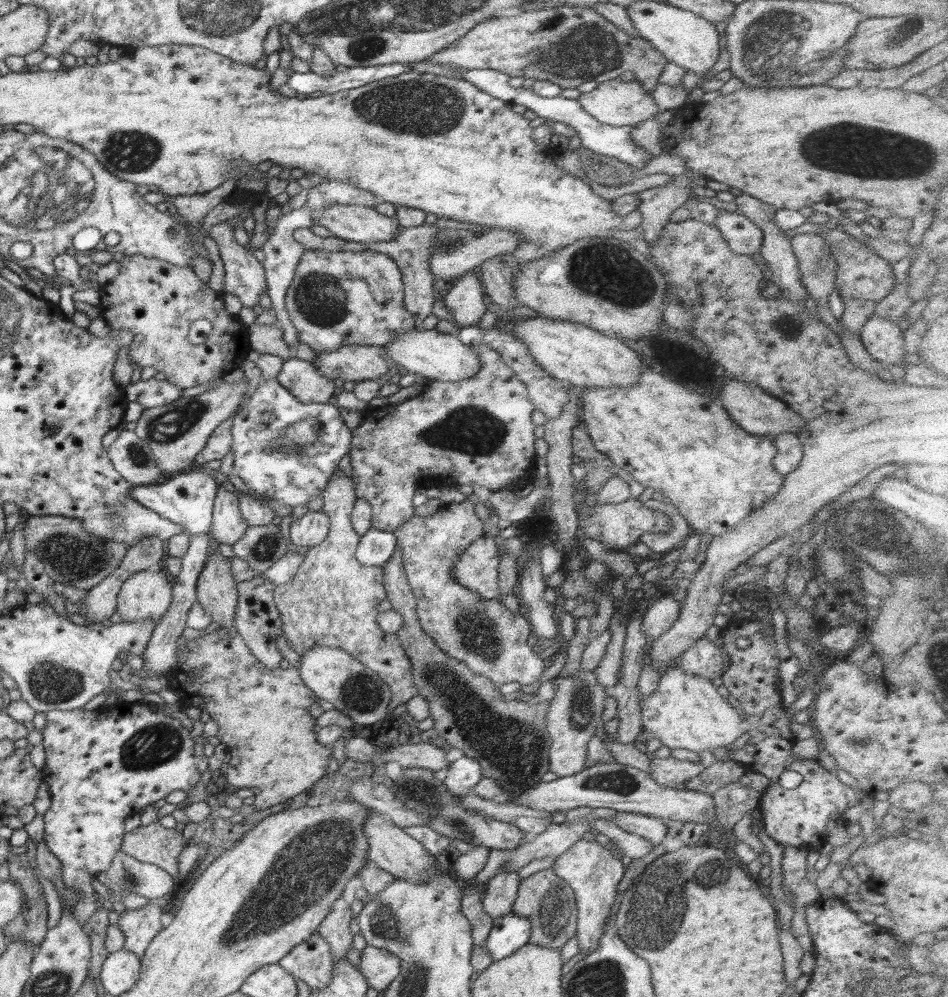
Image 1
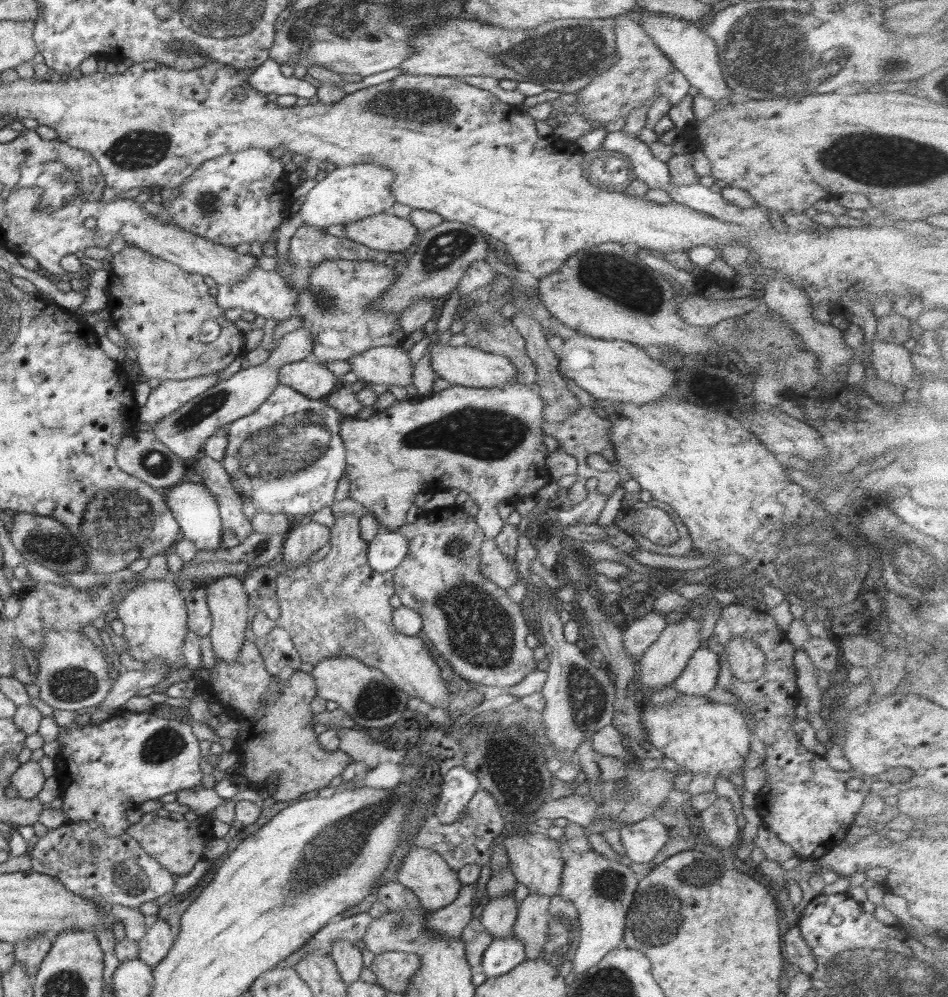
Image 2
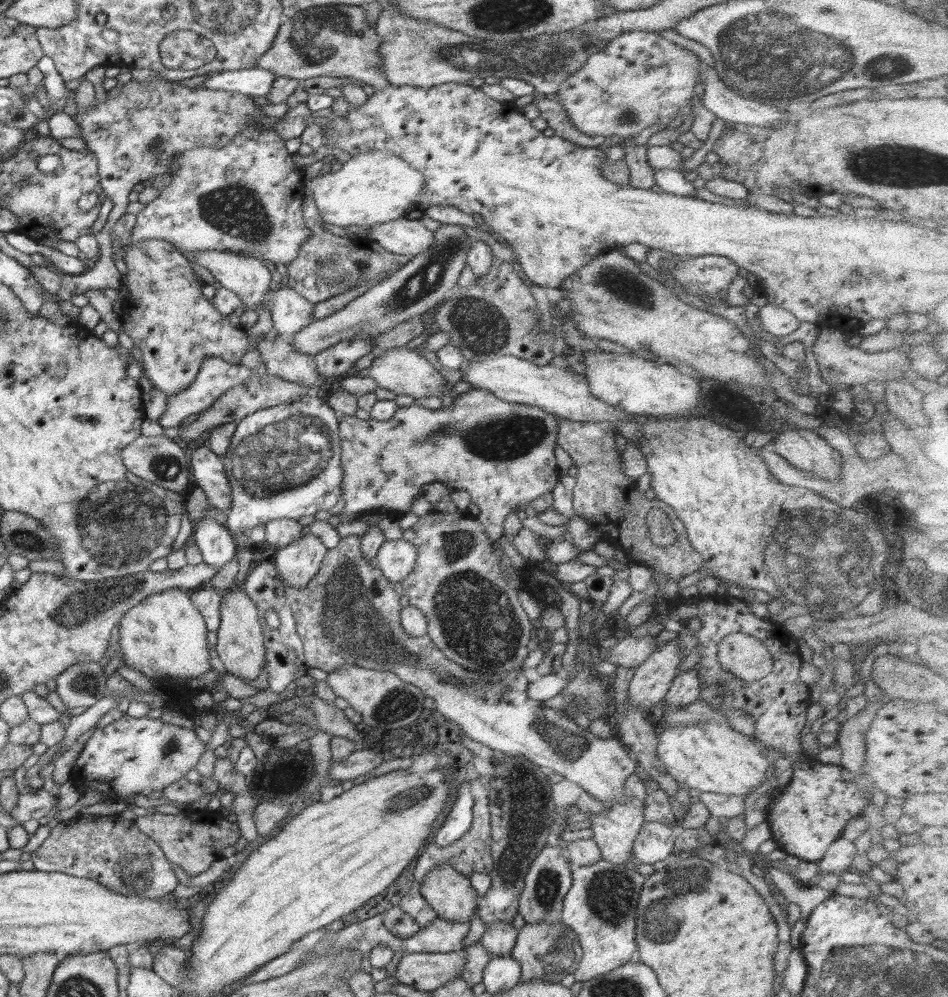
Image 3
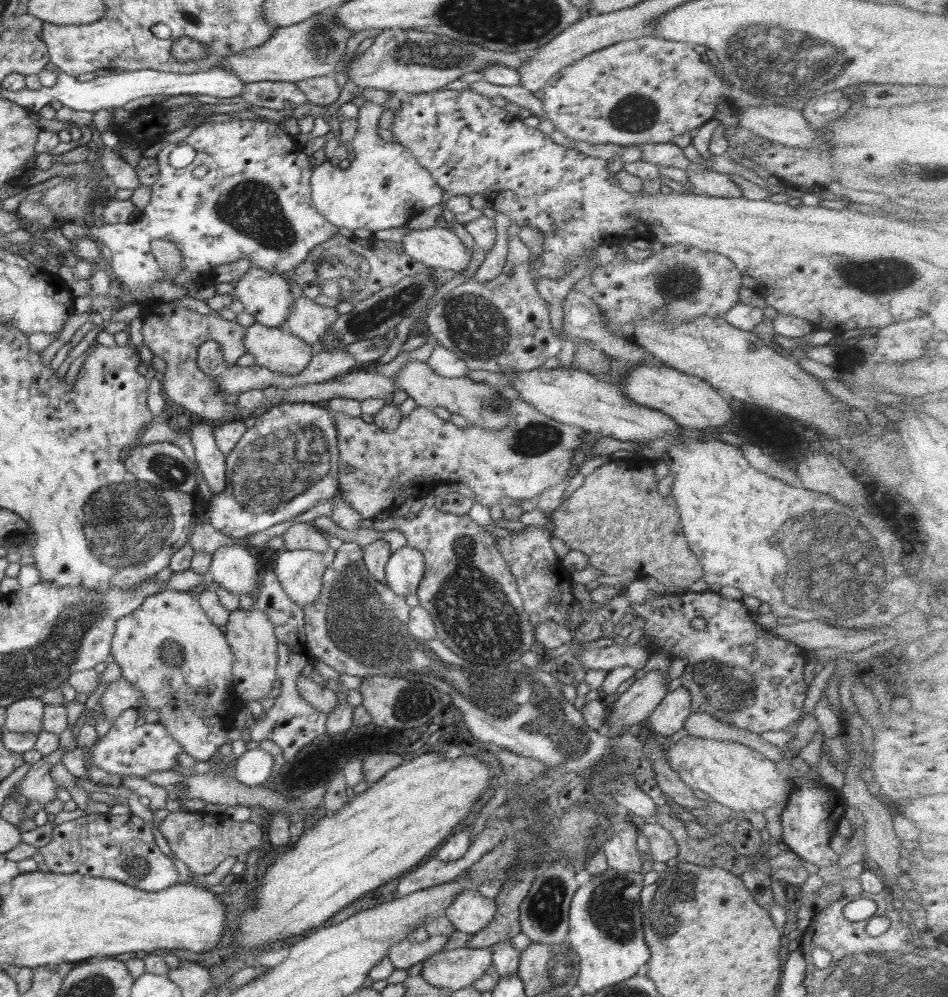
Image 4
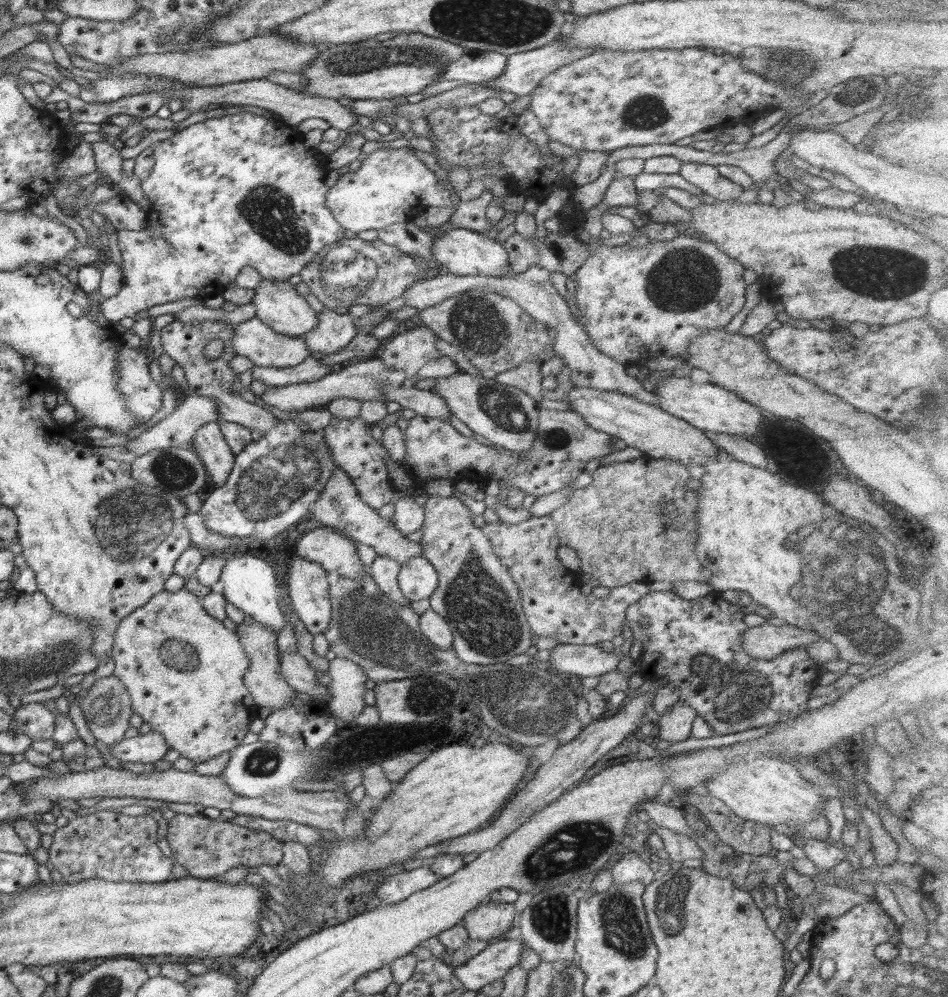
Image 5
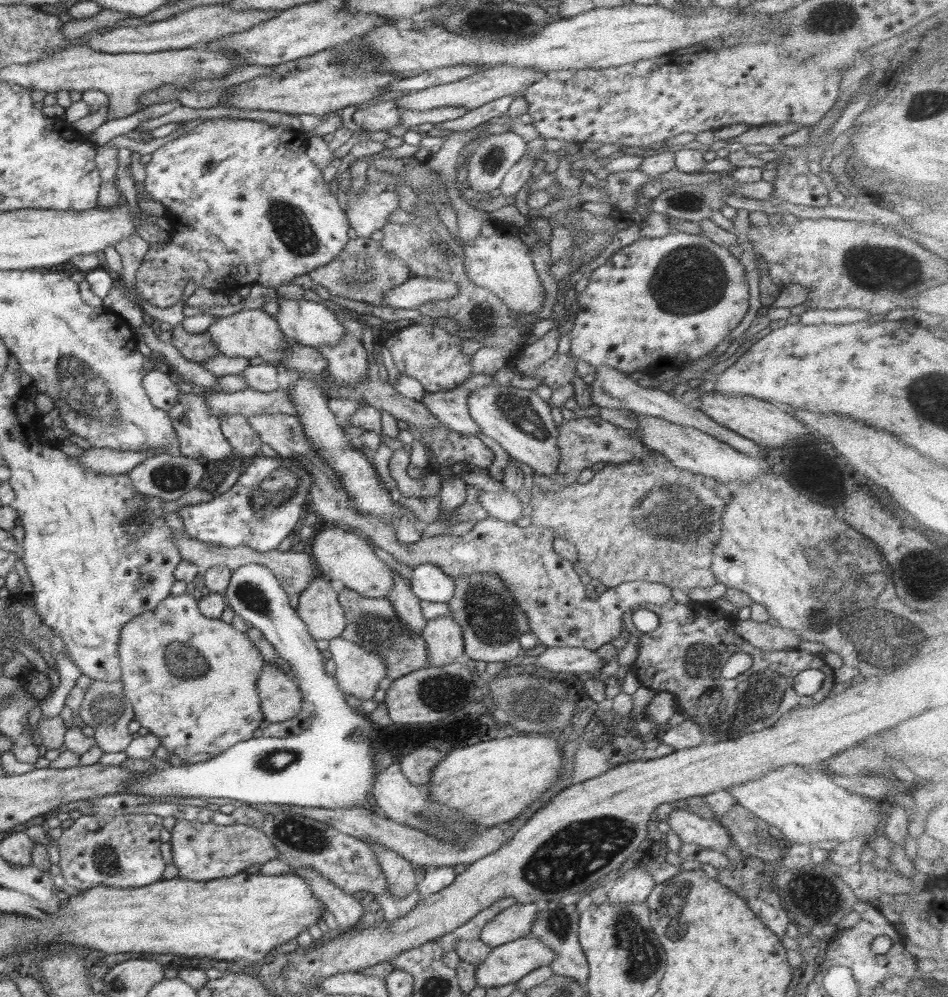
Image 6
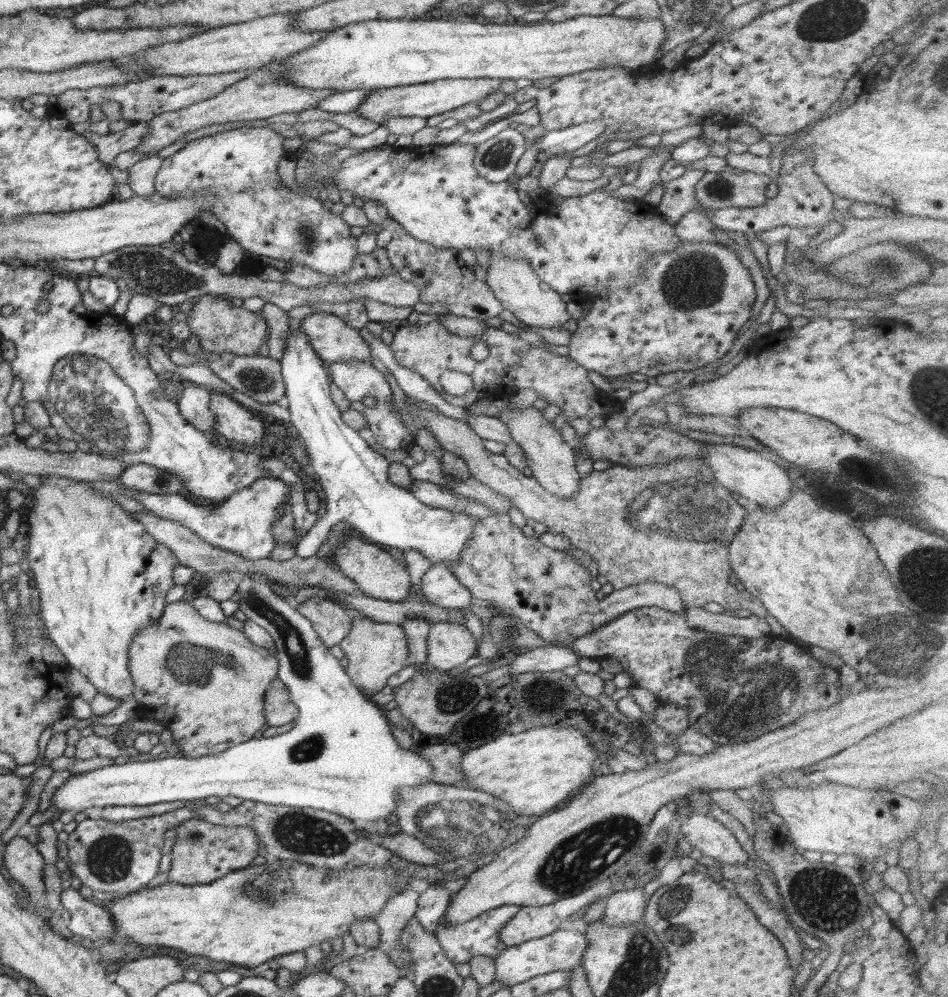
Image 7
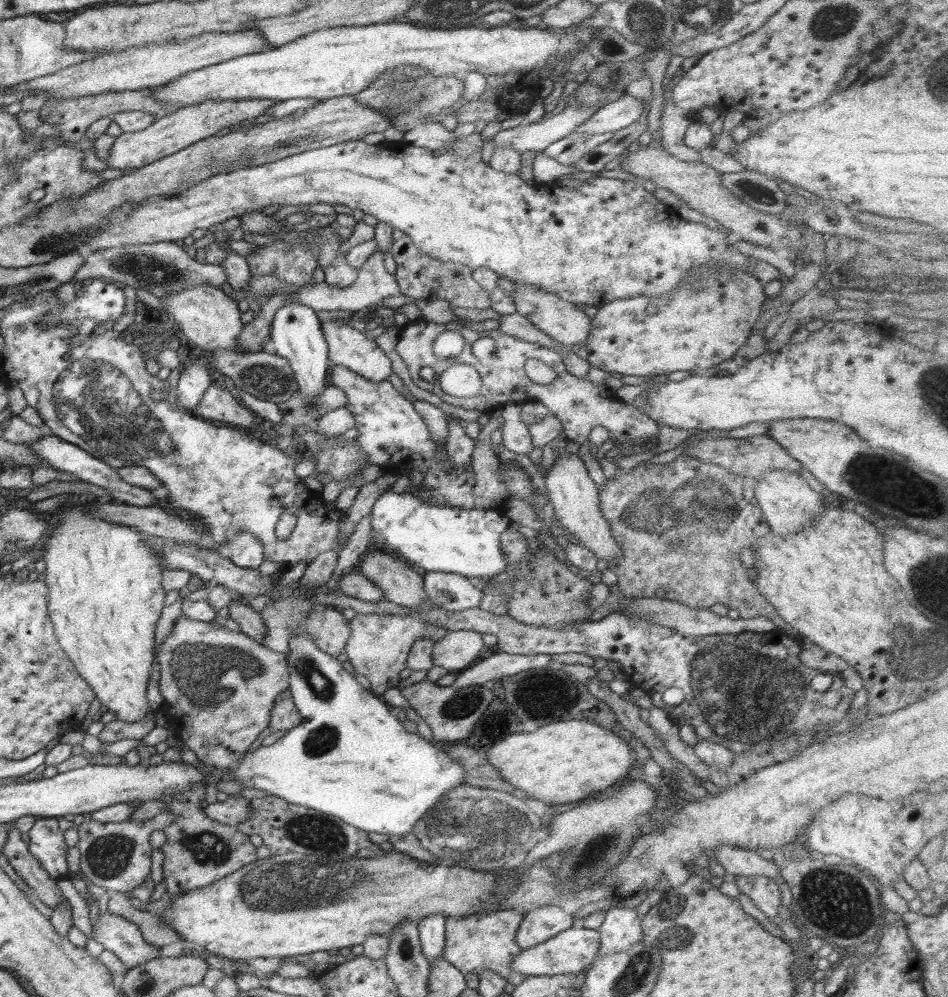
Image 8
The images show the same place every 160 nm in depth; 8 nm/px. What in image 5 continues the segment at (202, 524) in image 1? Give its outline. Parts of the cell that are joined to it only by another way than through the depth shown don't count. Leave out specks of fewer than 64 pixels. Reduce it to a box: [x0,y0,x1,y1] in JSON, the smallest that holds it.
[219,553,288,636]

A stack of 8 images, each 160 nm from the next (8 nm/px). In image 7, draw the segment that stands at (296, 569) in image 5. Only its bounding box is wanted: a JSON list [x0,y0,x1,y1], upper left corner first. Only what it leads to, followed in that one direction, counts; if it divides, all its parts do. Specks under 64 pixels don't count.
[295,597,352,647]

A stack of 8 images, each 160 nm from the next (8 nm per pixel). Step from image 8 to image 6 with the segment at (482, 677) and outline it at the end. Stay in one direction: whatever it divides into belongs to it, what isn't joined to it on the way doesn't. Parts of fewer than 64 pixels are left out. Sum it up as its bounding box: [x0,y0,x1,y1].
[536,647,603,674]

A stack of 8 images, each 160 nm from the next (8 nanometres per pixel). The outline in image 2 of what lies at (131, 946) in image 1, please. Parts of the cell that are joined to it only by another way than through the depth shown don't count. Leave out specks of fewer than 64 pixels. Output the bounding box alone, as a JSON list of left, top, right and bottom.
[137,915,173,968]

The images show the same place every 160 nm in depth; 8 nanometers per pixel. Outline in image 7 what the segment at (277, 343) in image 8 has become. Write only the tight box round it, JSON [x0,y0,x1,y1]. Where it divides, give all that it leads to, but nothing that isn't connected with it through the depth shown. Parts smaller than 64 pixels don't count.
[281,328,476,565]

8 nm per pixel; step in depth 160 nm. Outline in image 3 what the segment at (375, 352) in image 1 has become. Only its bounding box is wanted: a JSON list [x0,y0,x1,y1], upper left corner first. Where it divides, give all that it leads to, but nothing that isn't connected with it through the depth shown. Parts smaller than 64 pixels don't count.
[368,347,453,399]

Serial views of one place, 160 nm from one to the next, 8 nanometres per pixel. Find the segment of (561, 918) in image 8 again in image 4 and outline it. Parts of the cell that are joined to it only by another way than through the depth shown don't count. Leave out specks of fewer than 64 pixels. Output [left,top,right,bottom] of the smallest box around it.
[444,887,496,935]

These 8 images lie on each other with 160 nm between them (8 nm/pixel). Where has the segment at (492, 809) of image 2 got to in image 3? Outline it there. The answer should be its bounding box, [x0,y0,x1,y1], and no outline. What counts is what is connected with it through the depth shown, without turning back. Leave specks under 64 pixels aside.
[410,798,494,896]

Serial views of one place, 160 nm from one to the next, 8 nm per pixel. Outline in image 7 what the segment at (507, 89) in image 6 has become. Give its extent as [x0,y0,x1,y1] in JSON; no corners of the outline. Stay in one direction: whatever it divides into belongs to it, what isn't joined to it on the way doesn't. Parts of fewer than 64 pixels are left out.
[356,79,503,125]

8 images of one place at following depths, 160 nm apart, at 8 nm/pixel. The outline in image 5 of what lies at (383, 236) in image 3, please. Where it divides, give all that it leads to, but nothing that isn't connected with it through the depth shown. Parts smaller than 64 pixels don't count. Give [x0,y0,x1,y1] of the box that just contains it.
[432,229,510,278]

